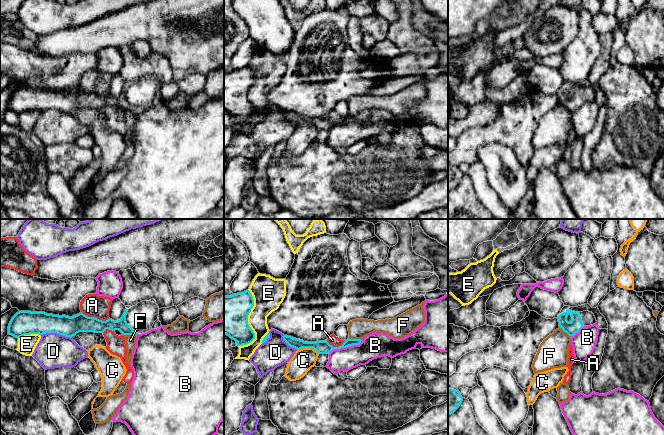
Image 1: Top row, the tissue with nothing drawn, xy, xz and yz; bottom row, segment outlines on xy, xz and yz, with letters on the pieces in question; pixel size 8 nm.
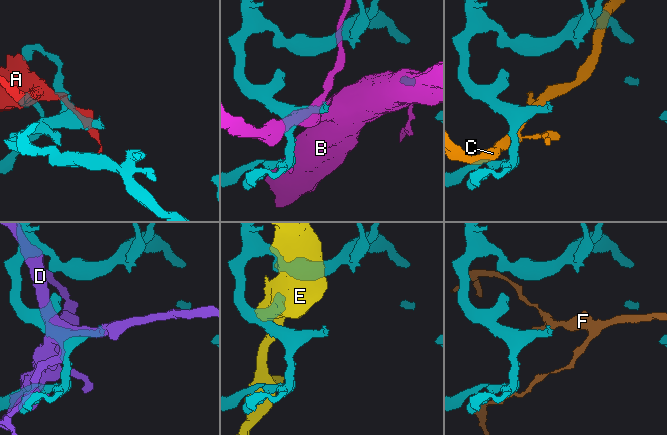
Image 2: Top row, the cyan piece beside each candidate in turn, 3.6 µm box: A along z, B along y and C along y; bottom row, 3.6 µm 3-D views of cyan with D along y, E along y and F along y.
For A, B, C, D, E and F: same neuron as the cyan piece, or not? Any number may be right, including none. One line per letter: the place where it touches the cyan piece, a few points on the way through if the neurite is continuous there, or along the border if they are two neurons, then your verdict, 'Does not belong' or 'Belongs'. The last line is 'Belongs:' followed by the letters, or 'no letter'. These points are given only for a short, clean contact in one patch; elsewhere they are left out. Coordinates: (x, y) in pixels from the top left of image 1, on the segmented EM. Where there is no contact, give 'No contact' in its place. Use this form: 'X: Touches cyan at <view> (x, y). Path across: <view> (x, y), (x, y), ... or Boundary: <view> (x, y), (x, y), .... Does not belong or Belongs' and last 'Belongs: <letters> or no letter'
A: Touches cyan at xy (94, 317). Does not belong
B: Touches cyan at xz (345, 347). Does not belong
C: Touches cyan at xz (308, 347). Does not belong
D: Touches cyan at xy (55, 332). Does not belong
E: Touches cyan at xz (247, 322). Does not belong
F: Touches cyan at xy (130, 334). Boundary: xy (137, 333), (124, 335). Does not belong
Belongs: no letter

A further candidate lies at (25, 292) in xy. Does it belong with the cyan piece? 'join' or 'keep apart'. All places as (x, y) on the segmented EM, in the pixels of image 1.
keep apart

